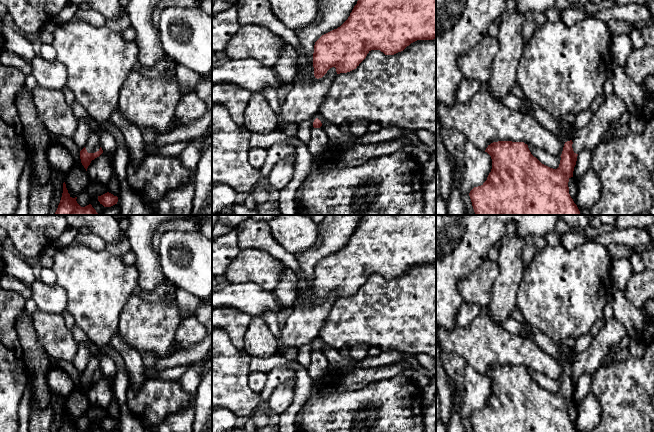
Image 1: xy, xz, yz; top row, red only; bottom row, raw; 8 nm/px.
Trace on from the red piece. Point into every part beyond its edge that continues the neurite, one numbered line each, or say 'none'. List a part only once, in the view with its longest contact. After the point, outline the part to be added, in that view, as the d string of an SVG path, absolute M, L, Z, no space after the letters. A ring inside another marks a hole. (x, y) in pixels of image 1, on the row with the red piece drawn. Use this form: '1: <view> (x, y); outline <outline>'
1: xy (93, 144); outline M92 131L85 145L85 148L88 153L95 153L99 151L100 147L101 147L100 139L96 132Z

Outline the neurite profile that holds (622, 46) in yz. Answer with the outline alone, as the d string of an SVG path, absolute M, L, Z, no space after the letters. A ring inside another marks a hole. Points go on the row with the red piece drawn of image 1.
M618 34L612 36L613 62L623 67L633 49L634 47L628 34Z

